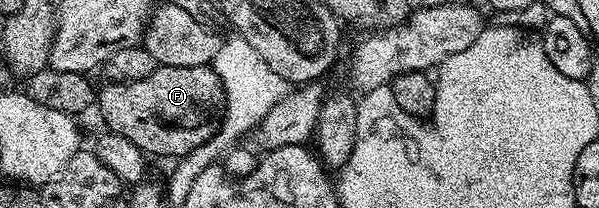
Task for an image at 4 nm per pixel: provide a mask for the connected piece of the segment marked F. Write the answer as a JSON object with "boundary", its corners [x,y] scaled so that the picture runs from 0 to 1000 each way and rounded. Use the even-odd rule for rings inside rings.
{"boundary":[[[262,313],[260,337],[250,361],[244,361],[229,389],[189,389],[175,404],[175,428],[169,423],[164,447],[164,529],[167,524],[167,563],[180,596],[179,615],[192,644],[200,644],[224,692],[242,745],[255,736],[260,755],[287,755],[285,764],[299,764],[309,755],[317,726],[324,726],[331,707],[337,707],[354,668],[354,644],[364,615],[364,567],[369,558],[374,519],[374,423],[367,399],[367,365],[362,361],[354,313],[332,313],[331,322],[284,322],[282,313]]]}

